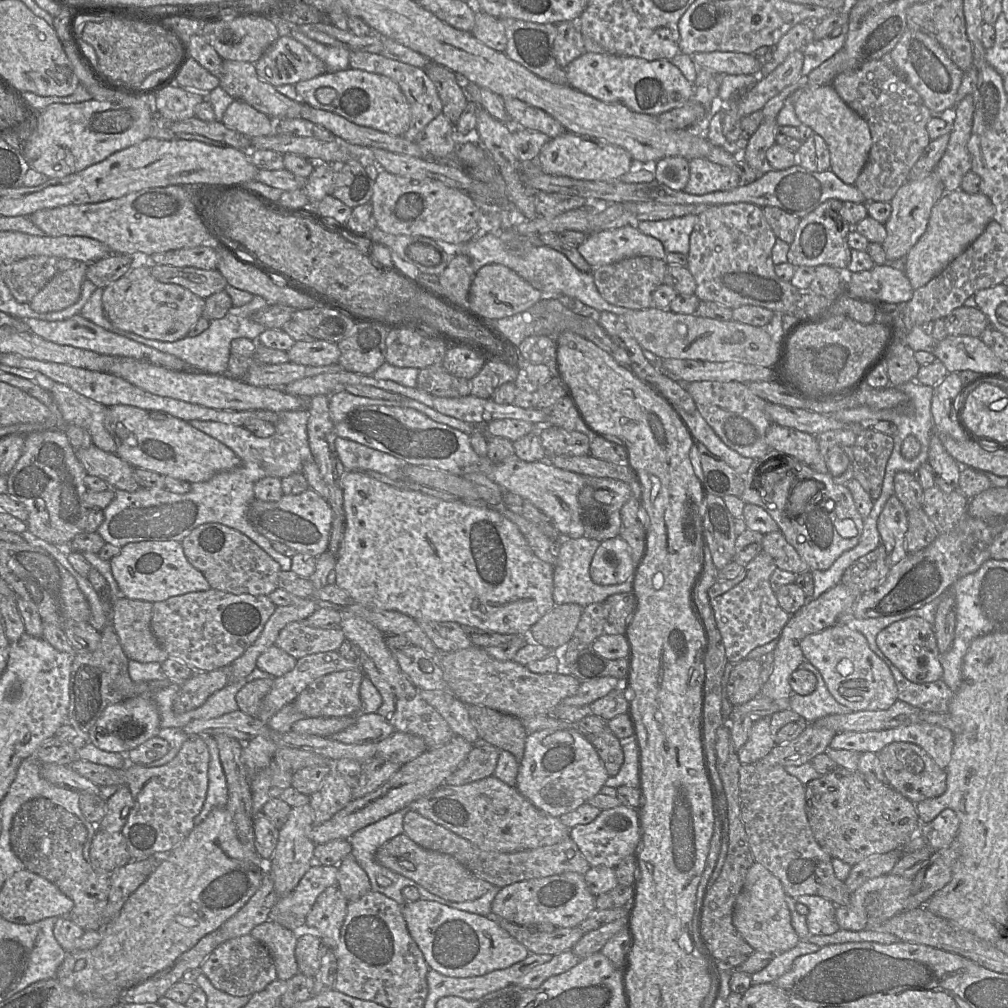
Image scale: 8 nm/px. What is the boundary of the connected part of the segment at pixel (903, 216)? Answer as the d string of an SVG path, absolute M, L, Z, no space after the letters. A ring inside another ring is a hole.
M934 170L924 178L907 180L897 190L889 202L891 205L890 217L883 224L886 230L886 238L881 245L887 262L905 259L909 250L926 231L933 206L945 193L944 186Z

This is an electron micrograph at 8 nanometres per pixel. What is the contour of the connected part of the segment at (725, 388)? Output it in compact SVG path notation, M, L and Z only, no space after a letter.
M696 381L684 383L699 414L730 449L743 457L761 458L768 451L766 431L771 421L765 413L766 401L755 395L745 383L736 381Z

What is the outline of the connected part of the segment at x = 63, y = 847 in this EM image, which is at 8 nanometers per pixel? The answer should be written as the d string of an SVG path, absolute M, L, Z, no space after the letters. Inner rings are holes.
M46 798L24 803L15 814L10 829L12 850L25 869L49 880L73 901L74 906L67 917L84 931L100 931L109 897L109 874L83 857L86 837L85 826L74 814Z

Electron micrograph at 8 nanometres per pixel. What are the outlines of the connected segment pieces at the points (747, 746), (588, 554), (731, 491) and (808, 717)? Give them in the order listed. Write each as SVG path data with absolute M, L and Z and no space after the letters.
M754 717L747 742L737 750L741 764L760 761L776 745L770 732L770 717Z
M585 536L580 538L563 538L555 545L556 560L553 577L553 601L555 605L577 604L586 607L593 603L603 603L613 594L629 593L632 591L632 580L622 584L602 586L595 584L589 574L592 558L600 542Z
M695 441L703 470L703 487L706 493L723 498L725 495L741 497L744 491L743 475L717 455L713 454L701 442Z
M823 677L817 678L816 689L808 695L799 695L792 690L790 709L802 716L807 722L832 714L848 714L850 708L840 704L829 692Z

